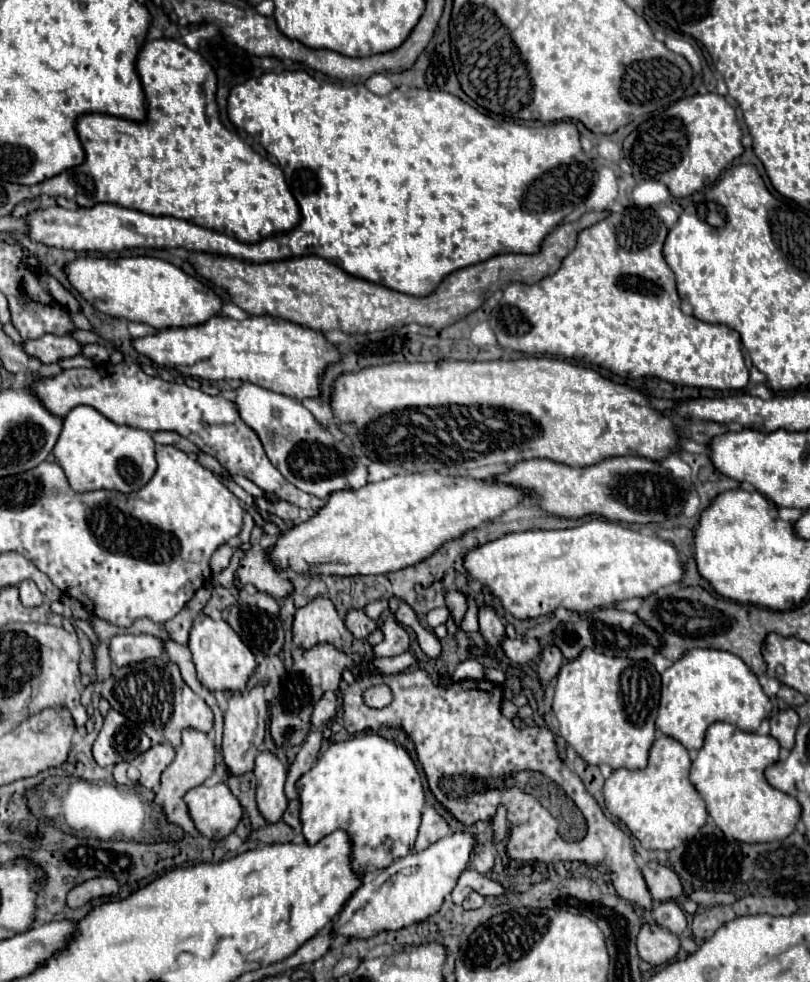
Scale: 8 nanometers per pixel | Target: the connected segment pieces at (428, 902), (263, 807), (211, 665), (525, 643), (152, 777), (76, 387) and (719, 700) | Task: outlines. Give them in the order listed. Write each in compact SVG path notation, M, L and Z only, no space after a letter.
M455 832L425 848L423 852L411 852L401 860L395 860L389 868L383 868L371 878L363 880L363 886L351 896L339 918L331 924L335 936L369 938L385 930L399 930L409 924L417 924L437 914L445 896L455 888L461 872L467 868L477 838L469 832Z
M261 752L255 760L257 778L257 806L263 818L269 824L275 824L281 820L285 808L287 808L287 796L283 792L283 784L287 778L285 764L273 754L273 752Z
M205 616L201 622L195 622L189 634L189 650L193 654L193 664L197 668L199 682L209 690L243 690L249 676L255 672L255 656L241 642L241 638L233 632L233 628L225 620L211 620Z
M529 636L503 638L501 650L515 664L525 664L529 660L539 658L539 642L535 638L529 638Z
M157 744L151 746L145 754L141 754L133 766L137 766L139 770L139 784L143 784L145 788L157 788L161 782L161 774L163 770L173 762L175 758L175 748L171 744Z
M121 362L113 366L99 366L99 368L63 370L57 378L37 382L31 390L41 398L45 408L55 416L65 418L67 412L73 410L75 406L87 404L99 410L109 420L113 420L115 424L125 424L147 432L159 432L159 430L177 432L183 438L195 442L205 454L215 456L219 464L229 470L229 474L245 476L265 492L273 492L281 500L287 500L289 504L295 504L303 510L317 512L319 508L325 506L323 500L307 492L301 492L281 476L281 472L269 462L259 436L253 432L253 428L249 428L239 418L235 402L223 396L209 396L185 384L165 382L157 376L147 376L135 362Z
M693 648L693 652L685 652L681 660L677 660L671 668L667 668L663 674L663 686L661 686L661 702L659 702L659 714L657 714L657 728L679 740L689 750L699 750L705 742L705 730L713 722L729 722L741 728L743 732L757 732L763 718L771 712L771 700L765 696L757 676L749 670L749 666L735 654L723 652L723 650L701 650Z

